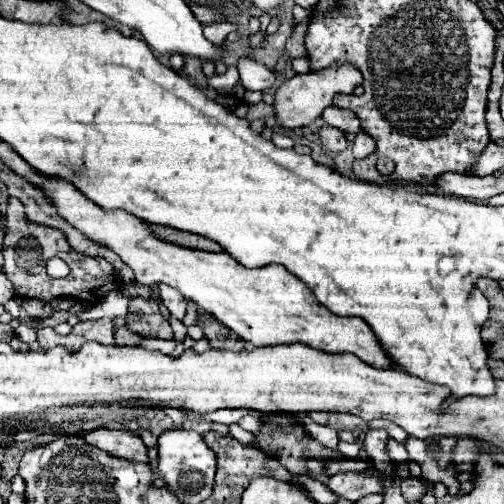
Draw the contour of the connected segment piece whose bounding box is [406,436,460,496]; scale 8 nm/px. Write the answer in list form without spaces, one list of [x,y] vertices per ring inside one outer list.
[[[410,436],[406,442],[406,450],[412,462],[418,462],[422,468],[422,476],[430,482],[442,482],[448,488],[450,496],[460,492],[460,482],[456,480],[458,470],[454,468],[454,444],[456,438],[430,438],[418,440]]]

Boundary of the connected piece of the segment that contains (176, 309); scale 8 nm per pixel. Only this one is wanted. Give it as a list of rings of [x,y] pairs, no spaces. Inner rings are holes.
[[[160,284],[158,288],[160,288],[160,296],[162,296],[162,302],[168,308],[168,312],[174,318],[184,320],[184,316],[186,316],[186,298],[178,290],[174,290],[174,288],[166,286],[166,284]]]

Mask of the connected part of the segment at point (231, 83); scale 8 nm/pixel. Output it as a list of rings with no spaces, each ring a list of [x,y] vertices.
[[[228,66],[228,72],[226,72],[226,74],[214,74],[212,78],[208,78],[208,84],[210,84],[212,88],[216,88],[218,92],[230,94],[238,80],[240,80],[240,76],[238,76],[236,66]]]

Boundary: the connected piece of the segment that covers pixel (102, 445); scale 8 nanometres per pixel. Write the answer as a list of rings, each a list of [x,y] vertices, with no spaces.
[[[98,428],[84,434],[84,440],[92,446],[98,446],[100,450],[108,452],[116,458],[126,458],[134,462],[148,462],[148,448],[140,440],[138,434],[130,430],[108,430]]]

